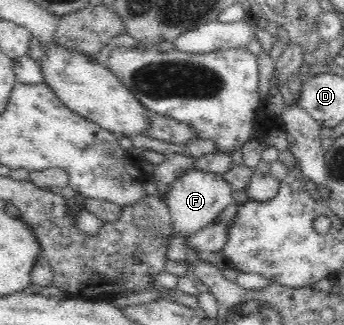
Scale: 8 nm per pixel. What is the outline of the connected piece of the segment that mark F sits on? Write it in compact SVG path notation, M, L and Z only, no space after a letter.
M195 168L172 181L169 189L163 193L161 200L167 204L169 216L173 220L174 233L188 236L214 223L217 215L232 202L231 192L231 186L222 174L214 174Z

